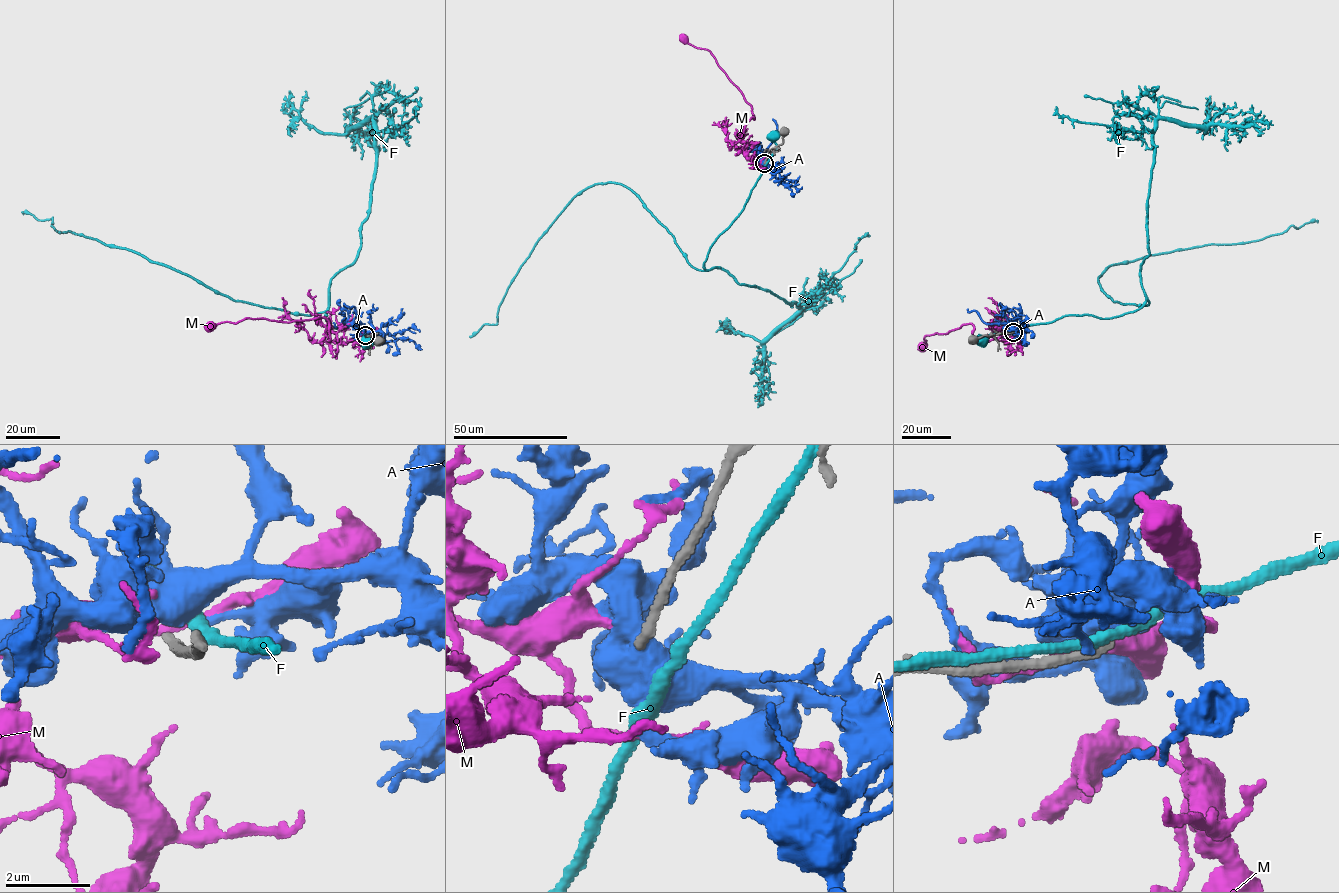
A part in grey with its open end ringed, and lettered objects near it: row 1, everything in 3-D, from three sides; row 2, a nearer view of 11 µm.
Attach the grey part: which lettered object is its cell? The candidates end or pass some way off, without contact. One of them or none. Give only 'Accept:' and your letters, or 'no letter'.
Accept: no letter

